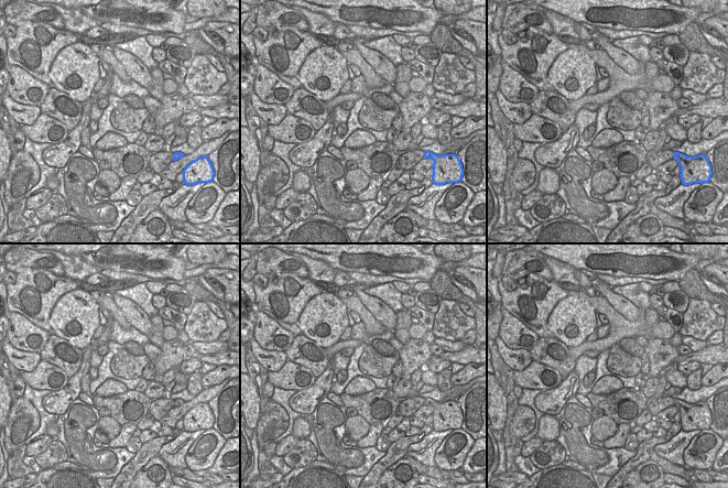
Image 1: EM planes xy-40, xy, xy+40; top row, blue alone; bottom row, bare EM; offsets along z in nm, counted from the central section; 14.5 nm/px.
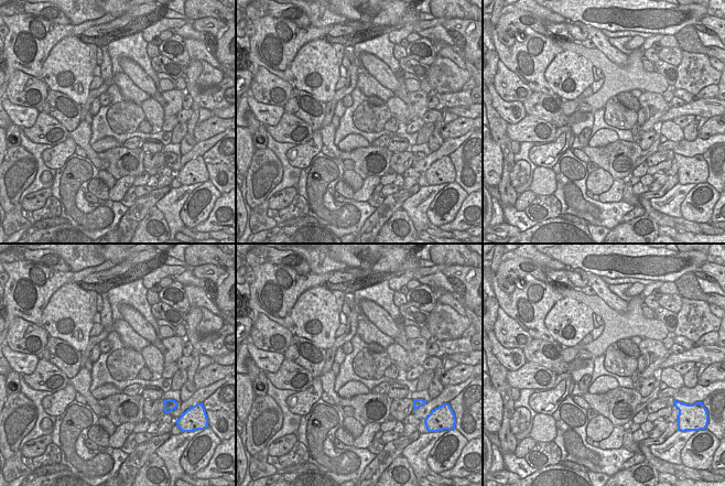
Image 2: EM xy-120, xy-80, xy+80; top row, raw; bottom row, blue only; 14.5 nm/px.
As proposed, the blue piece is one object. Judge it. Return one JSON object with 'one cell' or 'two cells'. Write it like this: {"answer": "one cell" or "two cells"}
{"answer": "one cell"}

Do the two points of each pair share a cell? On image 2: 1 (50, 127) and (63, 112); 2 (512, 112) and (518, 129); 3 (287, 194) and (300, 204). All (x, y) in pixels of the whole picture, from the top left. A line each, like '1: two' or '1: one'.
1: two
2: two
3: two

